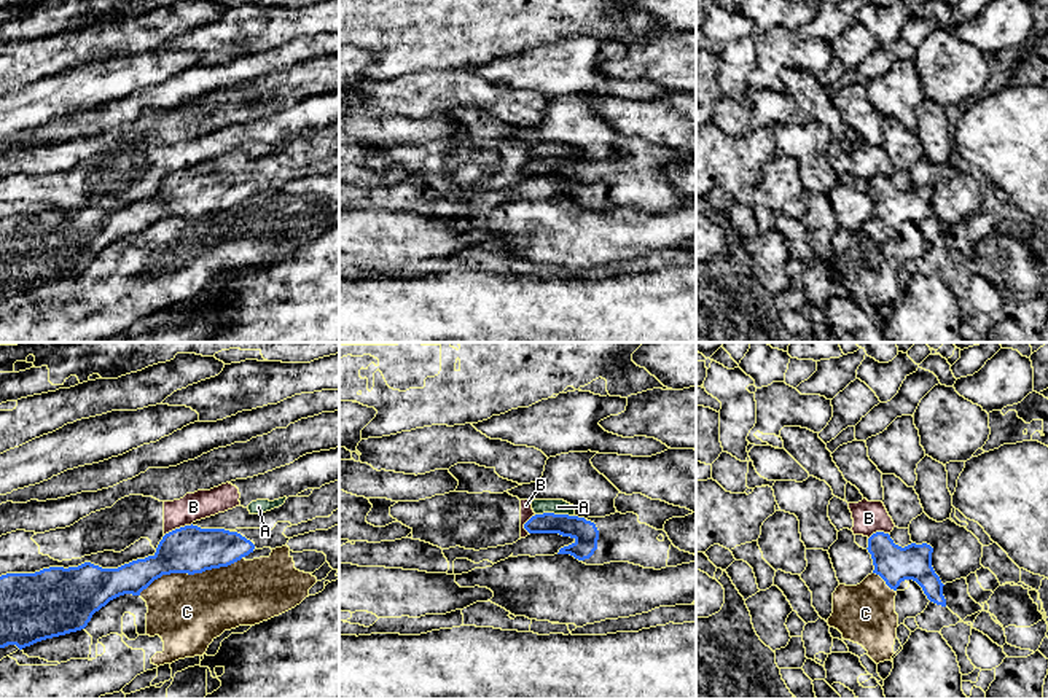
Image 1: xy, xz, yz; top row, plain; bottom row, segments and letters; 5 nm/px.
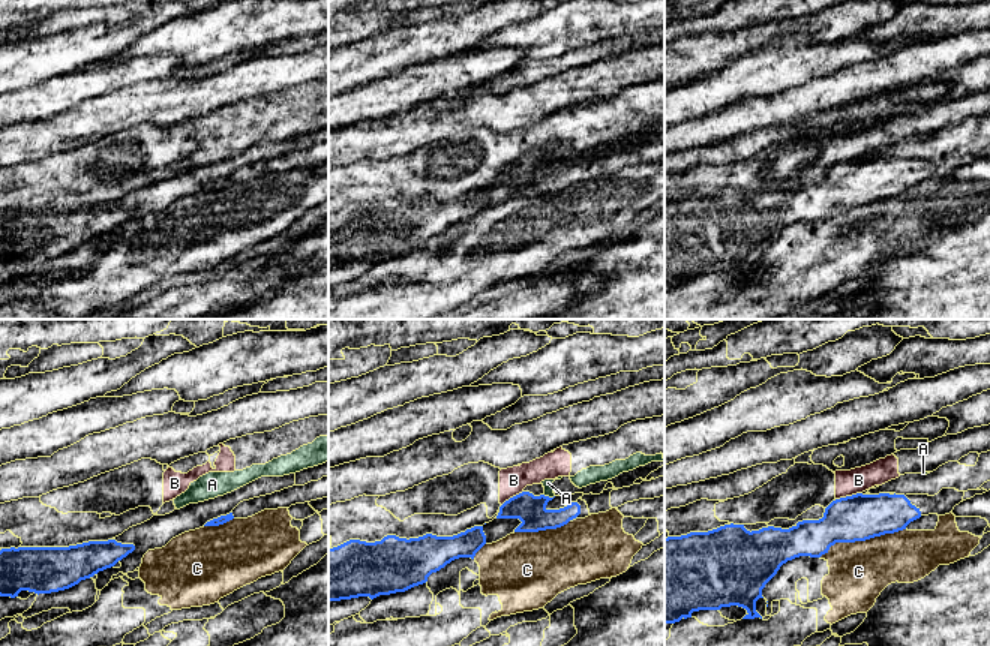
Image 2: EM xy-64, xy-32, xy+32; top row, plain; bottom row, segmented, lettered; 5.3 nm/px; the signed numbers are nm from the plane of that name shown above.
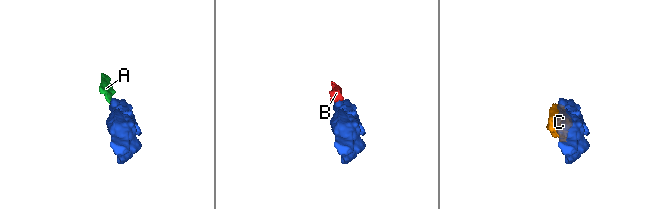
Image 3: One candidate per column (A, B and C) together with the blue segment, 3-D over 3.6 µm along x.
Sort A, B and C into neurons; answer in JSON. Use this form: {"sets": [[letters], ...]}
{"sets": [["A", "B"], ["C"]]}

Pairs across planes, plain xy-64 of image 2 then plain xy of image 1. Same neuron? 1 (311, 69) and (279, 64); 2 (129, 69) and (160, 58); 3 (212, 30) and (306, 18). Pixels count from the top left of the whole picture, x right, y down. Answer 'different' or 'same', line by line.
1: different
2: same
3: same

